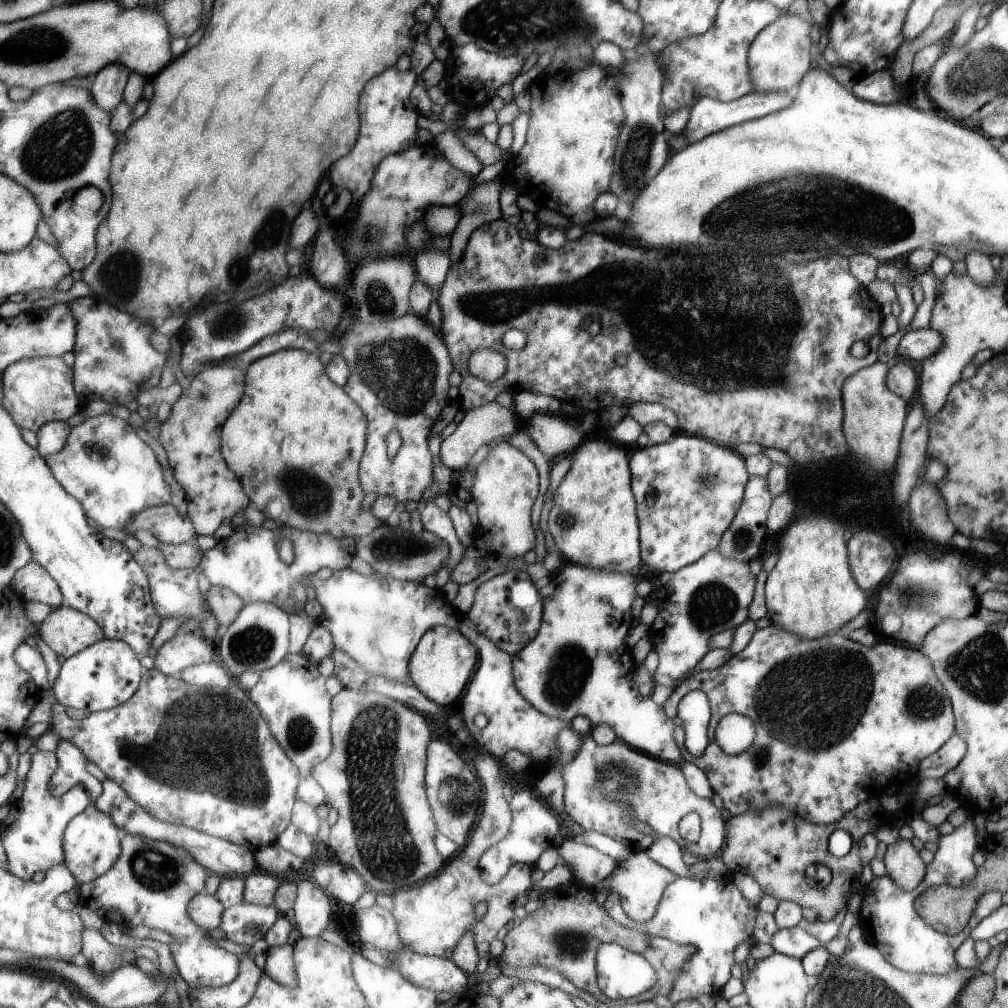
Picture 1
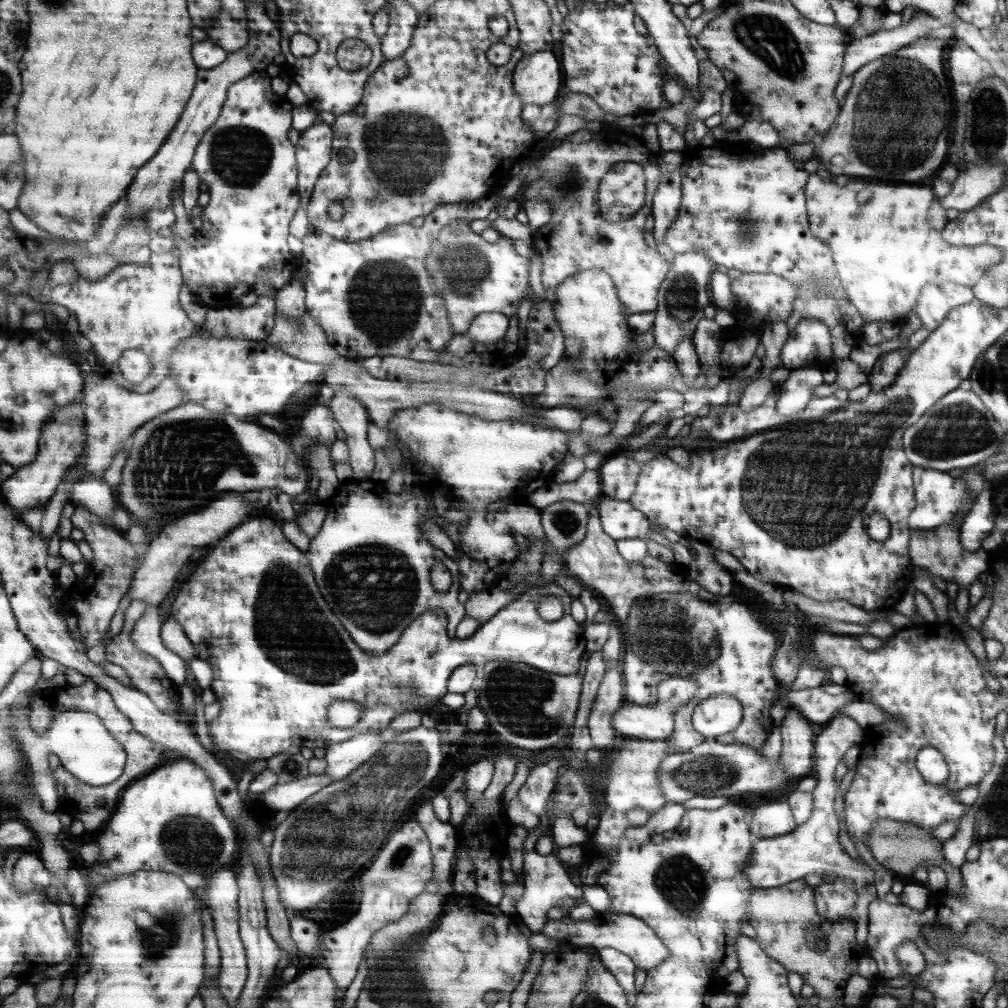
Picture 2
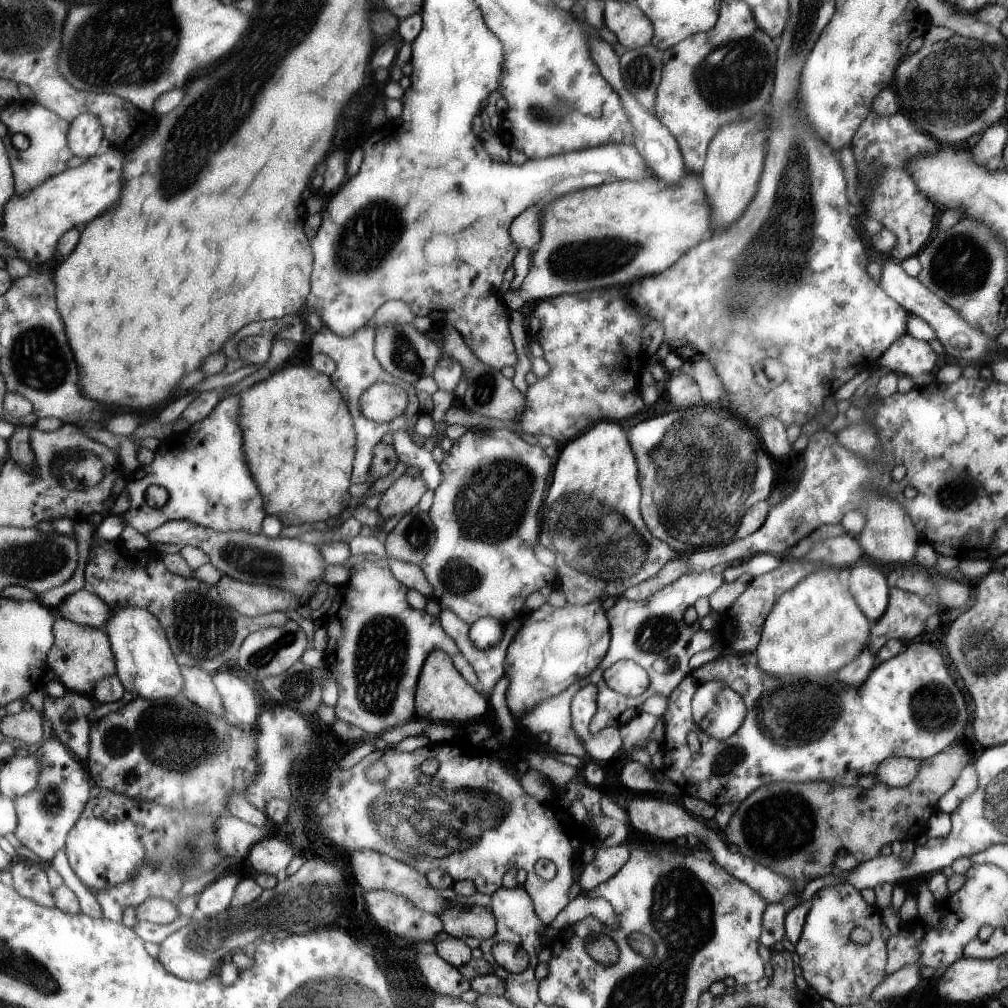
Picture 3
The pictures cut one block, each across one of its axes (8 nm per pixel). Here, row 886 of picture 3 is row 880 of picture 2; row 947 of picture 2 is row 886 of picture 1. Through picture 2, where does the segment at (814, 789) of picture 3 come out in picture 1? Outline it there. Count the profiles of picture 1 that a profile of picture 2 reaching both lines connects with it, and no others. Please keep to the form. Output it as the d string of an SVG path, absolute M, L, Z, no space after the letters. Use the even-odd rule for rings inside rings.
M870 798L857 804L847 815L837 820L835 824L815 824L810 821L799 818L797 814L791 814L789 810L783 810L781 806L771 806L767 810L747 810L747 812L739 813L729 820L726 824L726 840L725 846L720 850L719 857L725 863L729 873L743 872L753 878L759 886L761 892L773 896L778 901L791 901L799 904L802 908L803 918L807 922L829 922L838 919L846 910L849 898L857 892L863 891L863 885L860 882L860 874L862 869L862 859L858 853L858 842L866 833L871 833L880 826L890 824L894 813L887 812L881 804L879 798ZM835 829L846 830L851 836L851 848L847 856L835 858L827 852L828 836ZM807 864L823 864L831 870L831 880L823 889L813 889L807 886L805 880L805 868Z

